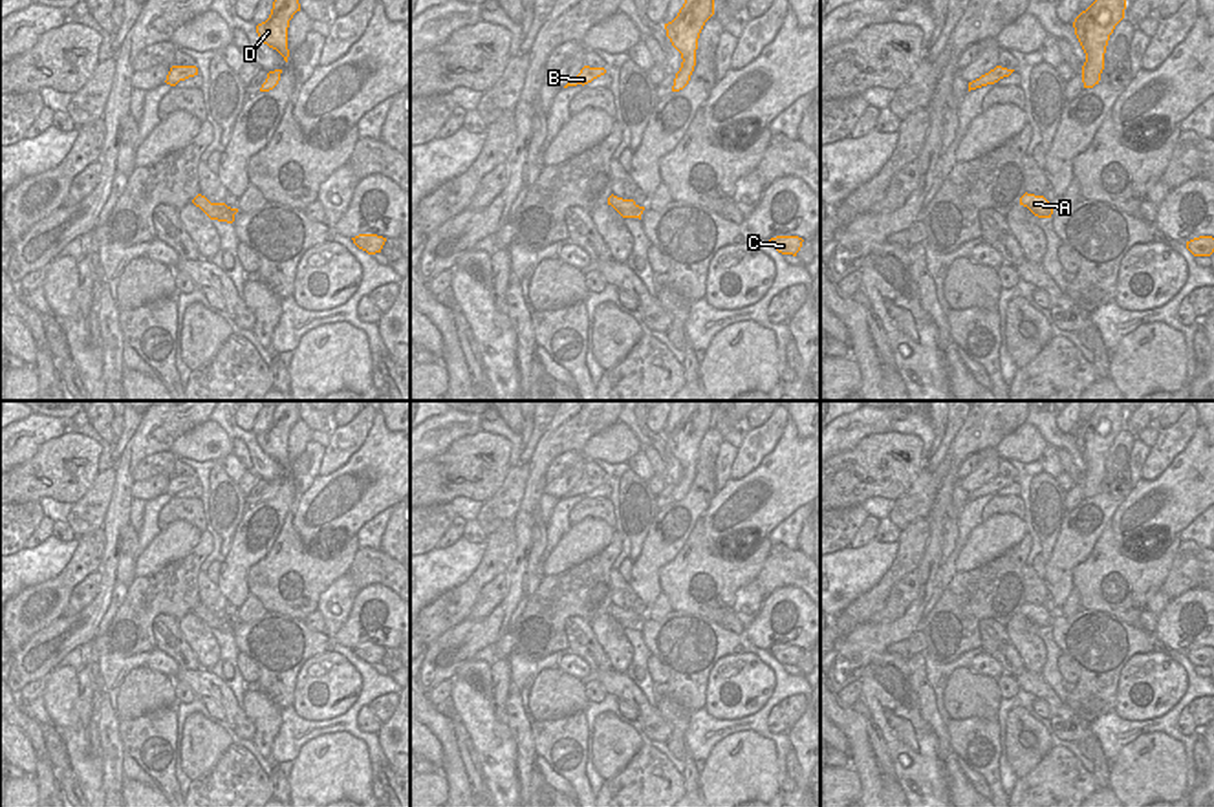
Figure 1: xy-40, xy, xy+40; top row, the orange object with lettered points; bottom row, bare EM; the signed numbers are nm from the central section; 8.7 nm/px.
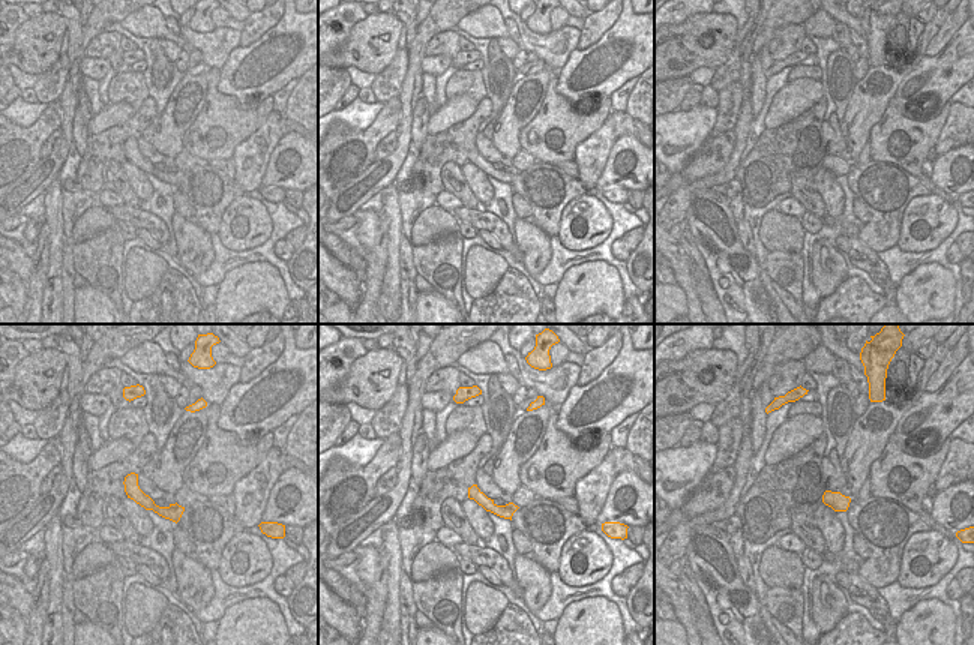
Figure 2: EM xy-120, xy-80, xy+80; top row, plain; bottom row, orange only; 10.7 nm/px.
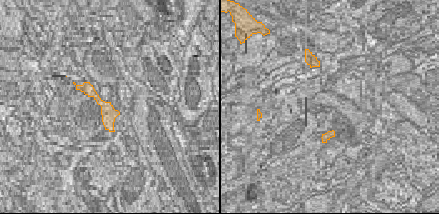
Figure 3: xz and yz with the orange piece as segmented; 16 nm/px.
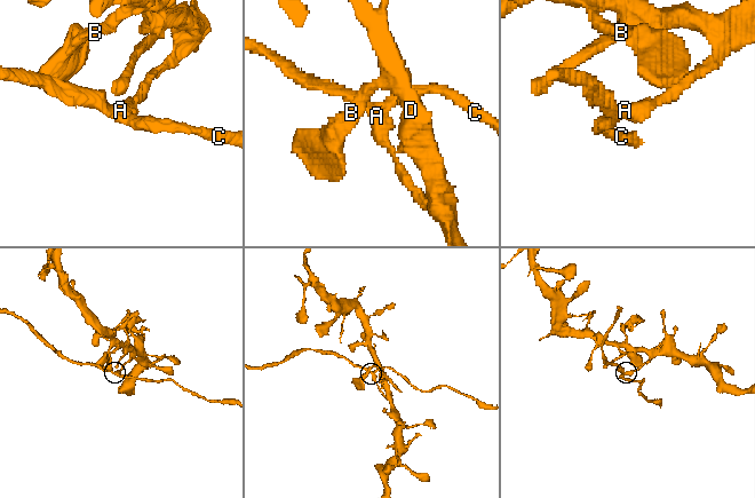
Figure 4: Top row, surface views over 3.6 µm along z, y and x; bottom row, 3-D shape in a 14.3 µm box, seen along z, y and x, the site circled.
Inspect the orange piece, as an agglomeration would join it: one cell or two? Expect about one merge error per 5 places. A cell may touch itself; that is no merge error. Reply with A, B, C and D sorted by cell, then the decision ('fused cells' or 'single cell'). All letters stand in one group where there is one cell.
A B D / C; fused cells

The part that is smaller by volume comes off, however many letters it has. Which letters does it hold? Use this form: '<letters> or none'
C

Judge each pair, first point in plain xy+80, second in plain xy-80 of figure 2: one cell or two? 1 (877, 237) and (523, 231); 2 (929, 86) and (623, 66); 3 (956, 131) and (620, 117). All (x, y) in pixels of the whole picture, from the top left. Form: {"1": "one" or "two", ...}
{"1": "two", "2": "one", "3": "one"}

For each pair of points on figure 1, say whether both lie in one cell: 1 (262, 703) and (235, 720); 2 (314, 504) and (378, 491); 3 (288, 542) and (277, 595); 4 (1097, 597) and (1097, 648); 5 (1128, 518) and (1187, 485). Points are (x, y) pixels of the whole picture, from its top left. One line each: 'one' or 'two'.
1: two
2: one
3: one
4: two
5: one

